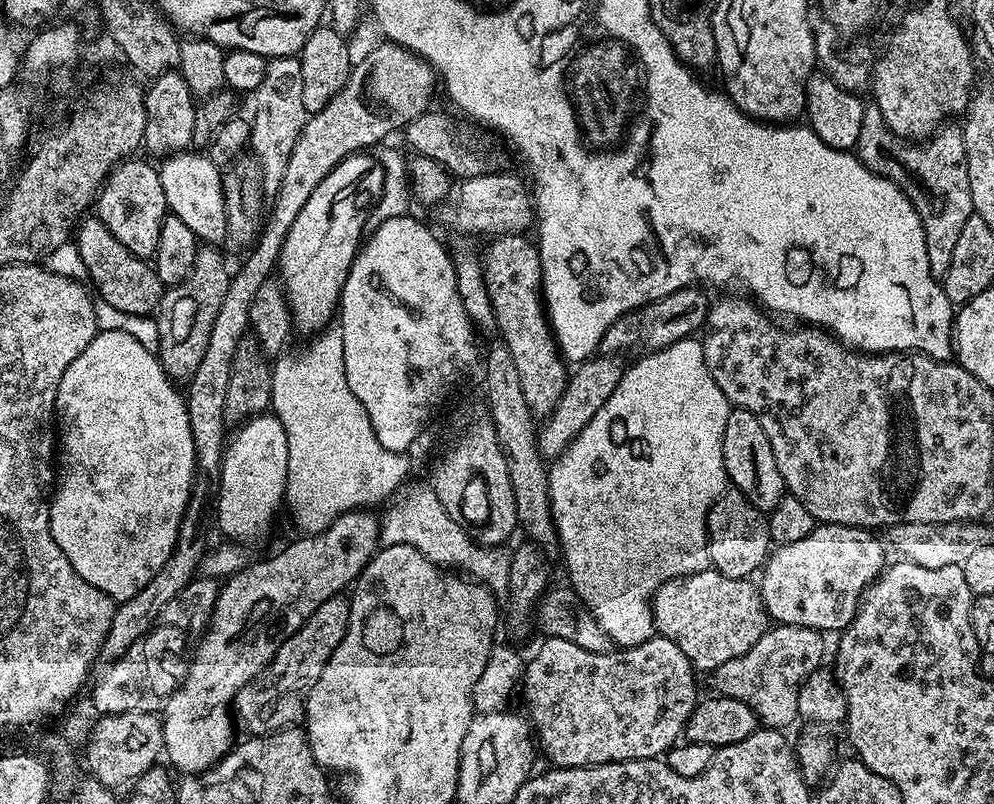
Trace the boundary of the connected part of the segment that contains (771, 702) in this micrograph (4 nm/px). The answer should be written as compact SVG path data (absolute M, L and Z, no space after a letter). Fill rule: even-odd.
M776 624L738 658L730 658L730 662L722 662L711 673L710 679L717 693L726 698L738 698L738 702L746 702L750 710L754 710L757 721L768 730L784 730L787 724L797 723L798 694L816 669L824 661L825 637L812 628Z

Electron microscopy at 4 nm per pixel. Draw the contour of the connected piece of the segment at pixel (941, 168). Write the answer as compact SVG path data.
M868 106L862 114L862 130L854 149L854 155L875 176L894 182L894 186L898 186L914 206L926 234L930 270L937 278L943 278L946 270L950 270L950 258L954 254L954 245L958 243L958 234L962 234L966 218L974 214L963 134L959 127L948 127L952 126L941 127L923 142L909 142L895 136L886 126L880 111Z

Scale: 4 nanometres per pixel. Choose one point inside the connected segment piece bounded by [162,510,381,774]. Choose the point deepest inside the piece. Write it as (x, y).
(257, 609)

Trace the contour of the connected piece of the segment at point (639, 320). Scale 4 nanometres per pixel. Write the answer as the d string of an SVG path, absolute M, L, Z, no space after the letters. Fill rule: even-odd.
M696 286L679 288L674 294L619 316L600 339L599 351L604 354L618 354L620 350L630 350L634 347L644 348L640 350L646 352L658 351L691 337L696 333L694 331L705 325L710 307L710 300L698 289Z

